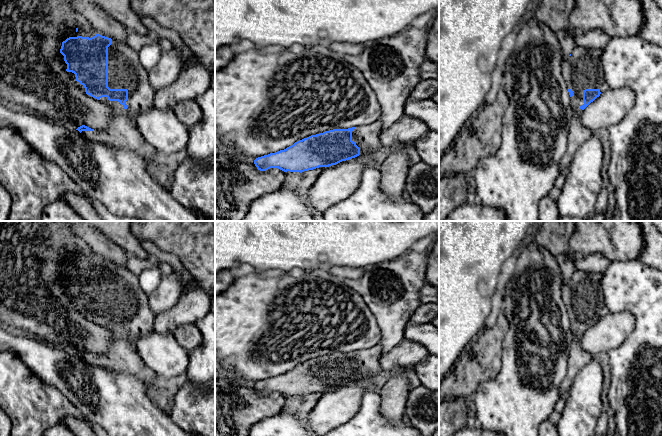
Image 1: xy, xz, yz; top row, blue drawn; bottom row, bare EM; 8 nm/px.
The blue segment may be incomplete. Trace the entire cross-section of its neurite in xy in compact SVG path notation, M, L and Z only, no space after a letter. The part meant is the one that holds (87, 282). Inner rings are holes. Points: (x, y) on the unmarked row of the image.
M100 258L89 261L69 261L62 266L60 277L67 288L67 296L75 298L76 305L84 310L91 321L101 324L113 333L110 348L102 355L85 349L78 354L86 363L109 371L129 374L148 387L157 377L139 356L133 341L154 332L155 314L149 306L148 295L141 289L138 276L126 267Z

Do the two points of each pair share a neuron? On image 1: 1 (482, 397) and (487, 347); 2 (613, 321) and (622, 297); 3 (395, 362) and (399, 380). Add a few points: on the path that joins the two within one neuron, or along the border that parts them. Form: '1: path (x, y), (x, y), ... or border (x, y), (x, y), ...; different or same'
1: border (501, 366), (498, 373), (483, 381), (474, 393); different
2: border (609, 311), (628, 311), (634, 318), (633, 329); different
3: border (406, 370), (396, 371); different

